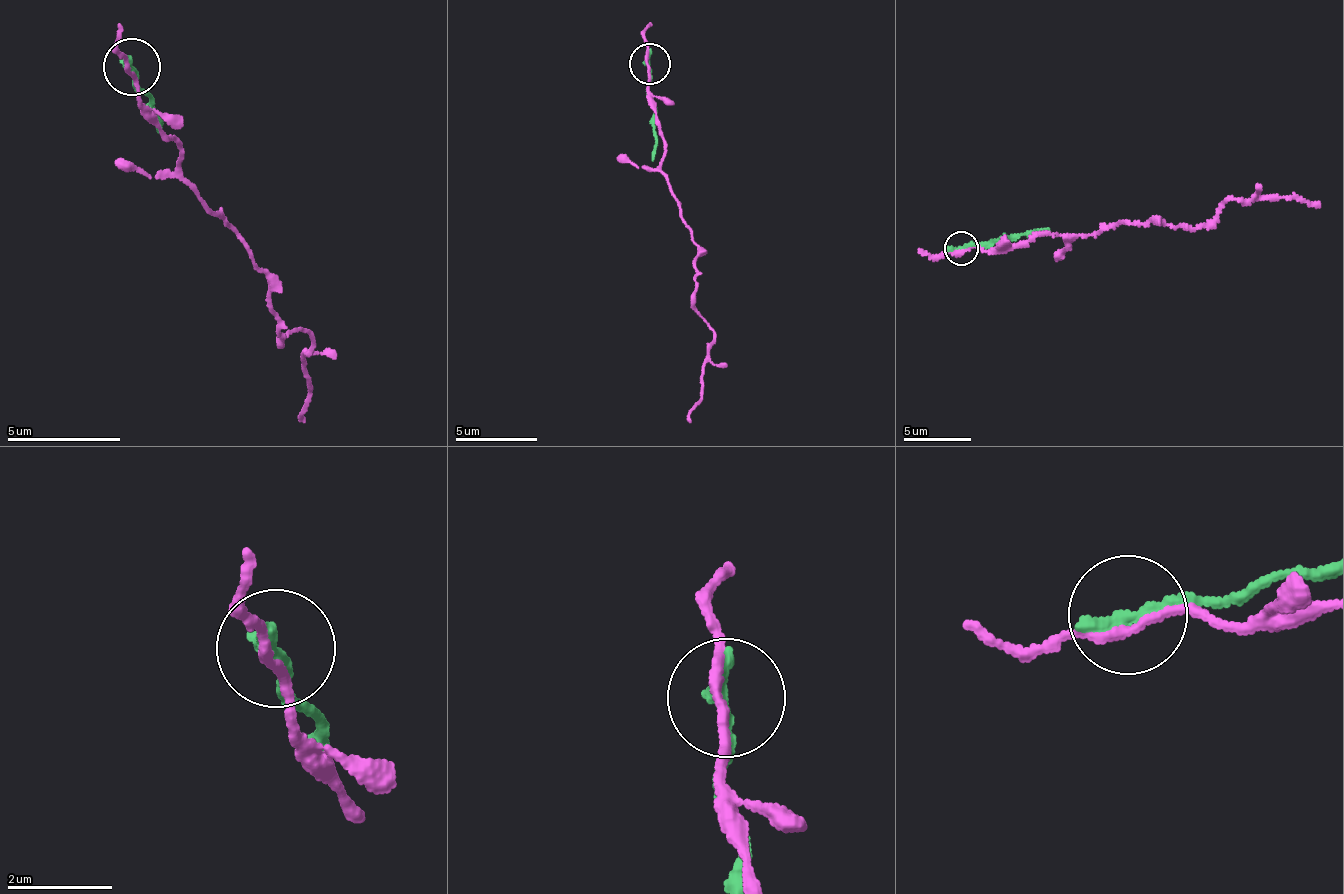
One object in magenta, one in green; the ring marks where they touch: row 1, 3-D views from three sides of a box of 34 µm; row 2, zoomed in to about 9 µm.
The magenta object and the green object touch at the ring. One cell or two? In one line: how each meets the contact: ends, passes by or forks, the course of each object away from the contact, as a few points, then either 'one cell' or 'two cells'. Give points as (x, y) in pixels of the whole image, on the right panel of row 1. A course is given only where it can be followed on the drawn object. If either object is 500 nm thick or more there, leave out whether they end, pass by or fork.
magenta passes by; green ends there; magenta runs (962, 250), (1005, 249), (1036, 235), (1085, 235), (1123, 223), (1194, 230), (1228, 199), (1297, 195), (1319, 206); green runs (962, 248), (1049, 230); two cells

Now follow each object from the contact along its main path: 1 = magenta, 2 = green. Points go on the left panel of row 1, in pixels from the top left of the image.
1: (130, 71), (144, 116), (176, 140), (180, 169), (263, 271), (276, 335), (310, 334), (314, 393), (297, 424)
2: (130, 66), (157, 133)

